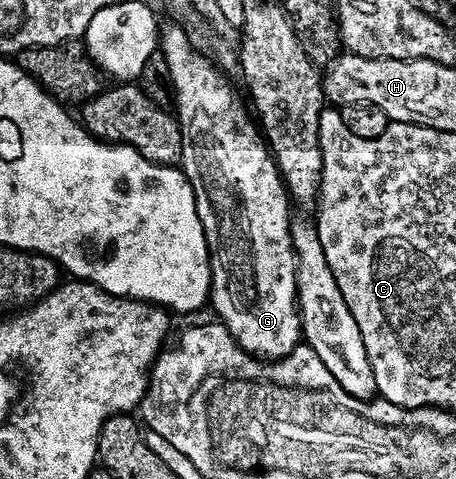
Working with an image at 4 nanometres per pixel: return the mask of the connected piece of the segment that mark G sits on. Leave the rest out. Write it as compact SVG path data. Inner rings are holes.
M172 25L168 30L163 30L162 33L162 51L166 55L166 63L170 63L170 77L174 79L174 87L176 88L176 96L174 98L174 113L178 118L180 123L180 130L182 131L182 155L180 156L179 164L182 166L182 172L184 174L184 178L188 180L190 183L190 187L194 191L194 199L196 200L196 210L198 211L198 219L202 223L202 227L204 228L204 234L206 235L206 243L208 244L208 262L210 263L210 267L212 268L212 291L210 294L210 305L211 308L216 308L216 313L218 316L219 324L222 324L227 327L230 331L230 335L232 338L238 342L240 346L243 347L248 353L252 354L253 357L257 359L279 359L281 357L285 357L288 353L292 352L293 349L296 348L297 345L301 344L302 334L300 332L300 315L298 312L298 306L296 304L296 251L292 247L292 221L290 220L290 216L288 217L288 205L290 206L290 199L286 194L286 190L284 188L283 182L280 180L279 170L276 168L276 162L273 161L272 156L270 154L270 150L261 134L257 131L257 128L251 125L248 122L248 113L249 110L246 108L244 110L244 105L242 102L236 98L236 93L232 90L232 85L227 81L225 74L221 72L219 68L215 64L212 65L207 61L206 58L203 57L202 54L196 53L195 49L192 47L192 41L188 38L187 33L179 29L178 26Z

